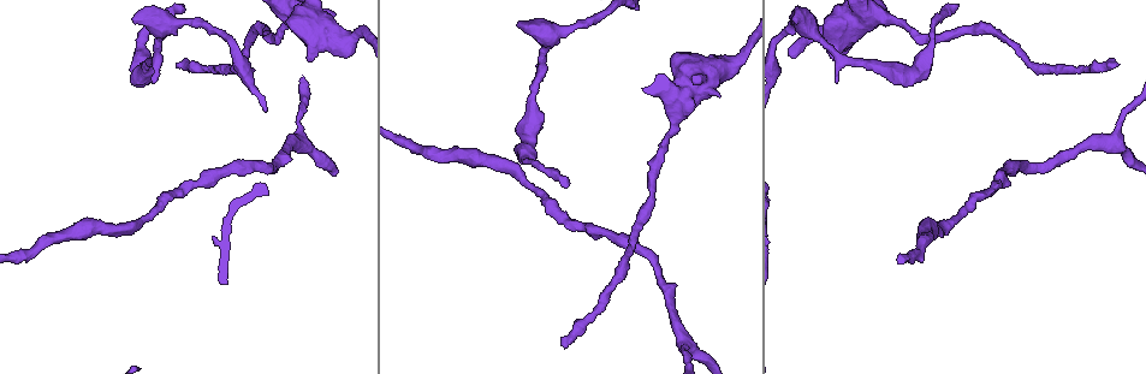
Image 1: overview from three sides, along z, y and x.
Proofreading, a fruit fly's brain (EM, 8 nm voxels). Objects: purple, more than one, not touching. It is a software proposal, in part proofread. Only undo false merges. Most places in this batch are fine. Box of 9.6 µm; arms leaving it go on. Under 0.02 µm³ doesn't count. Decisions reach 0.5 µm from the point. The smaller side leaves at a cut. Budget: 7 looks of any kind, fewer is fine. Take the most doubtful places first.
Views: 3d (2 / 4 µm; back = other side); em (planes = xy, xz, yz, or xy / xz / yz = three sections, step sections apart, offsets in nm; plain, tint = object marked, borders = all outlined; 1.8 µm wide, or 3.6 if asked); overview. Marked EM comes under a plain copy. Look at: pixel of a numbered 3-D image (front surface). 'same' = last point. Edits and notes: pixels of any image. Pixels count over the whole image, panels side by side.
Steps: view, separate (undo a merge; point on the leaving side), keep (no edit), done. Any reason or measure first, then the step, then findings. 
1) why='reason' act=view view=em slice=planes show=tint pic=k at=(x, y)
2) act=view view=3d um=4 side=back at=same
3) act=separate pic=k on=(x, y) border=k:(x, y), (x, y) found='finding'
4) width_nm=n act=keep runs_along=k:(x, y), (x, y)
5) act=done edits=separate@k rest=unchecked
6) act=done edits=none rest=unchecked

why='thick turns thin' act=view view=em slice=yz step=8 show=tint pic=1 at=(931, 46)

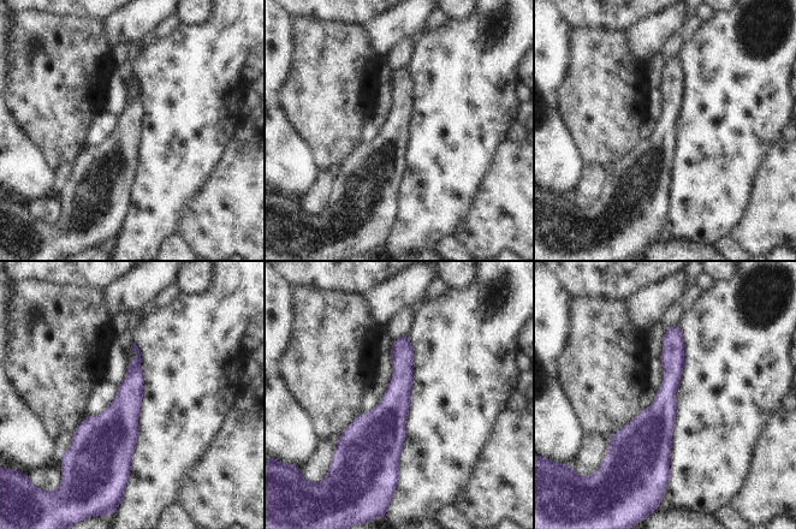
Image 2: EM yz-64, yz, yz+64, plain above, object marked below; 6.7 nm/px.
why='cut it another way' act=view view=em slice=planes show=tint at=same

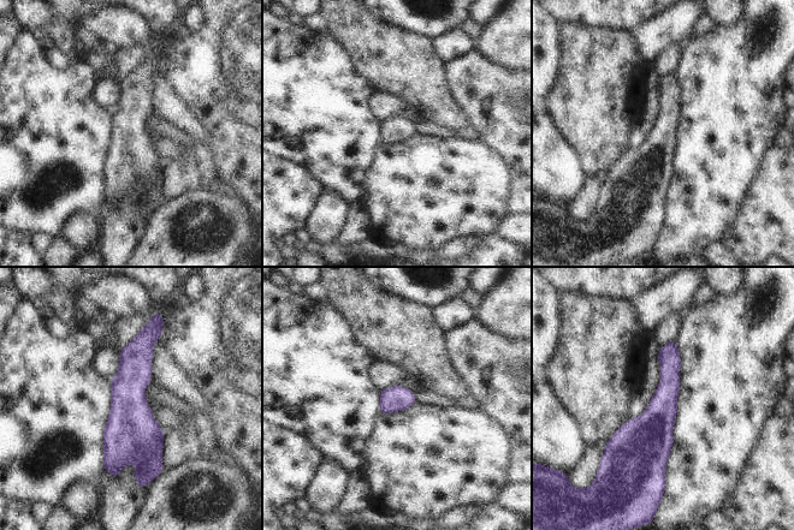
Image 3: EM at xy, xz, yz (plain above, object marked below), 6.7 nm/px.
act=keep runs_along=3:(146, 332), (135, 363), (141, 472) found='one neuron here'

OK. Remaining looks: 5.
why='thick turns thin' act=view view=em slice=planes show=tint pic=1 at=(1113, 144)

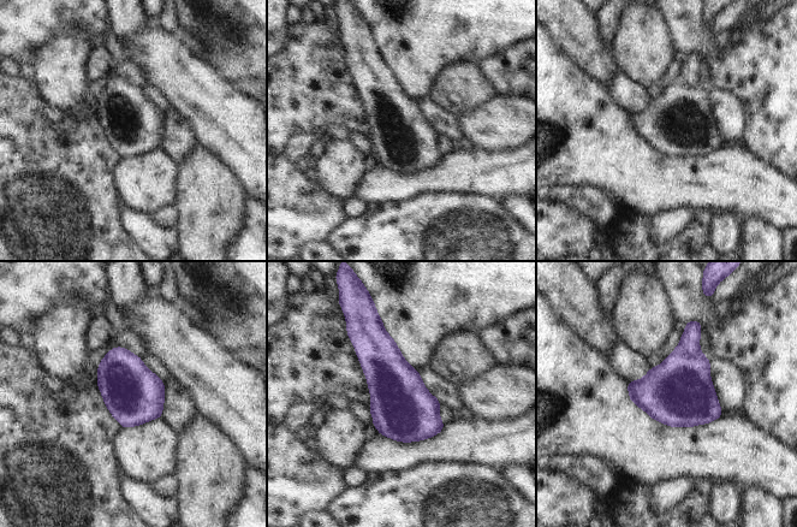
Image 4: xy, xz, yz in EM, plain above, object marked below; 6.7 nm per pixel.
width_nm=400 act=keep found='continuous, no second neuron'

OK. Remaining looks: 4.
why='calibre changes' act=view view=3d um=4 pic=1 at=(863, 20)

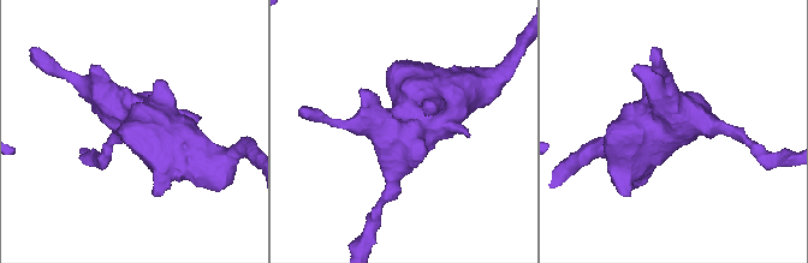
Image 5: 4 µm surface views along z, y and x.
act=view view=em um=3.6 slice=planes show=tint pic=5 at=(673, 127)

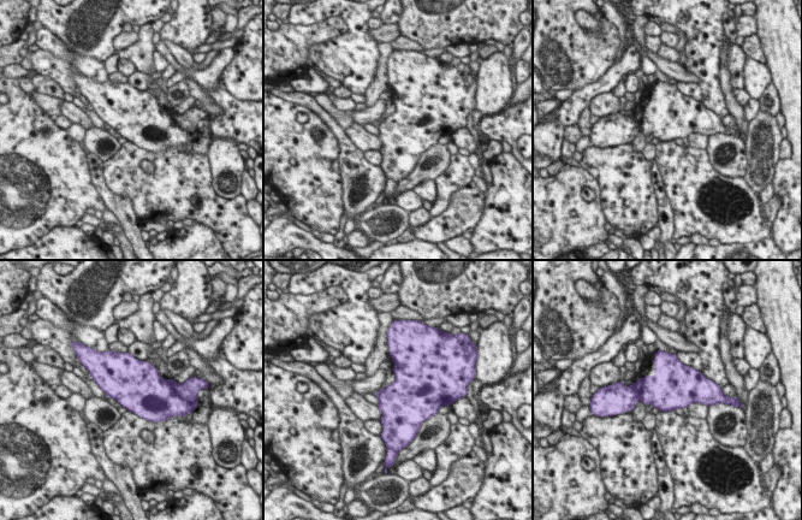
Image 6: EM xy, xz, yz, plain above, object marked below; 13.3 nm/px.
width_nm=650 act=keep found='continuous, no second neuron'

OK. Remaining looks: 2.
act=done edits=none rest=unchecked

